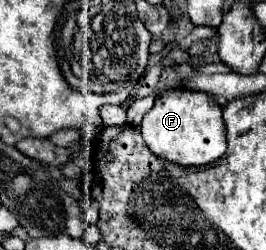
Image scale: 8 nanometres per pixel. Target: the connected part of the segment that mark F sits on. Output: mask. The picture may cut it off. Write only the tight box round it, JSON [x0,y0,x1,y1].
[140,88,226,166]

